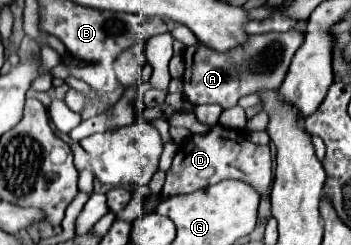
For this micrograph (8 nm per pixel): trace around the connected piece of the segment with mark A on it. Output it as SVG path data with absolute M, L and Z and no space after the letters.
M292 29L286 33L262 33L252 35L250 41L242 49L232 49L230 53L214 53L206 49L206 45L198 43L184 51L186 75L184 75L184 95L188 101L202 103L218 103L224 109L234 107L242 95L260 93L262 89L276 89L282 85L290 59L298 51L304 41L304 33Z

